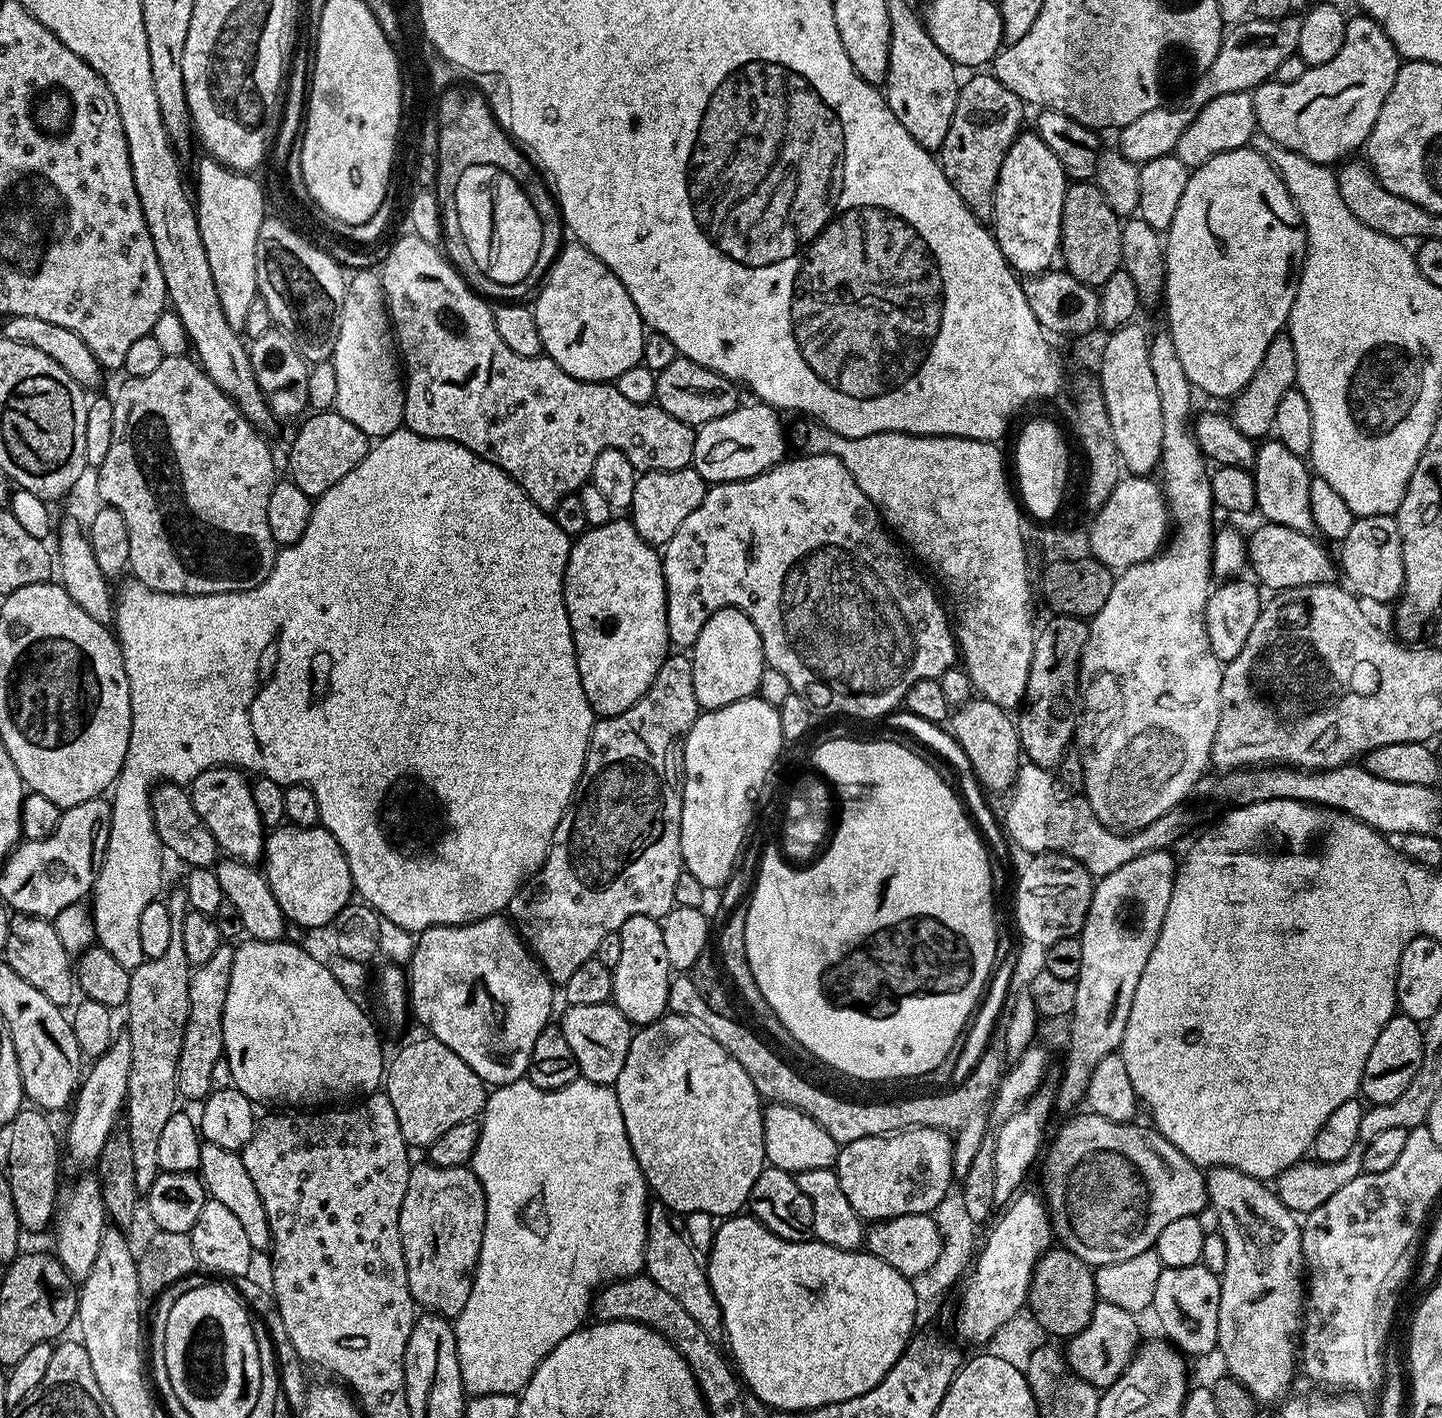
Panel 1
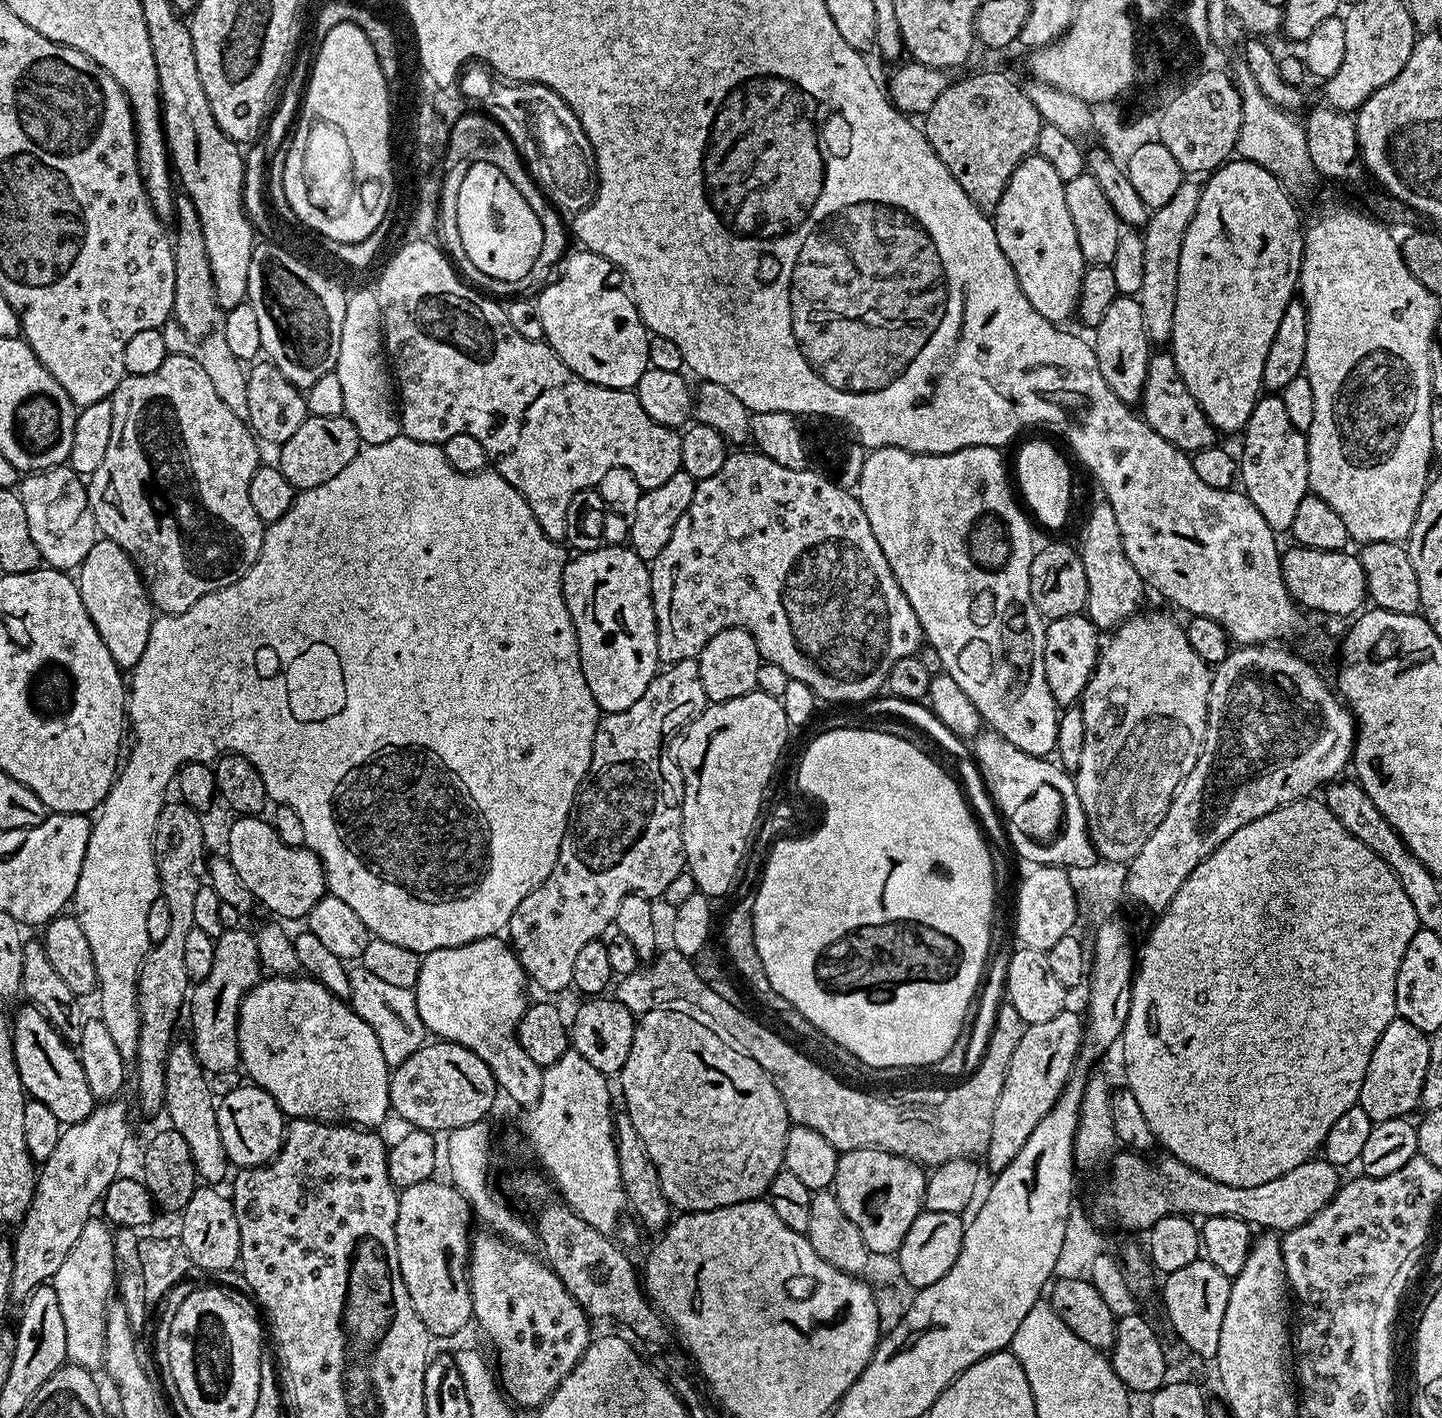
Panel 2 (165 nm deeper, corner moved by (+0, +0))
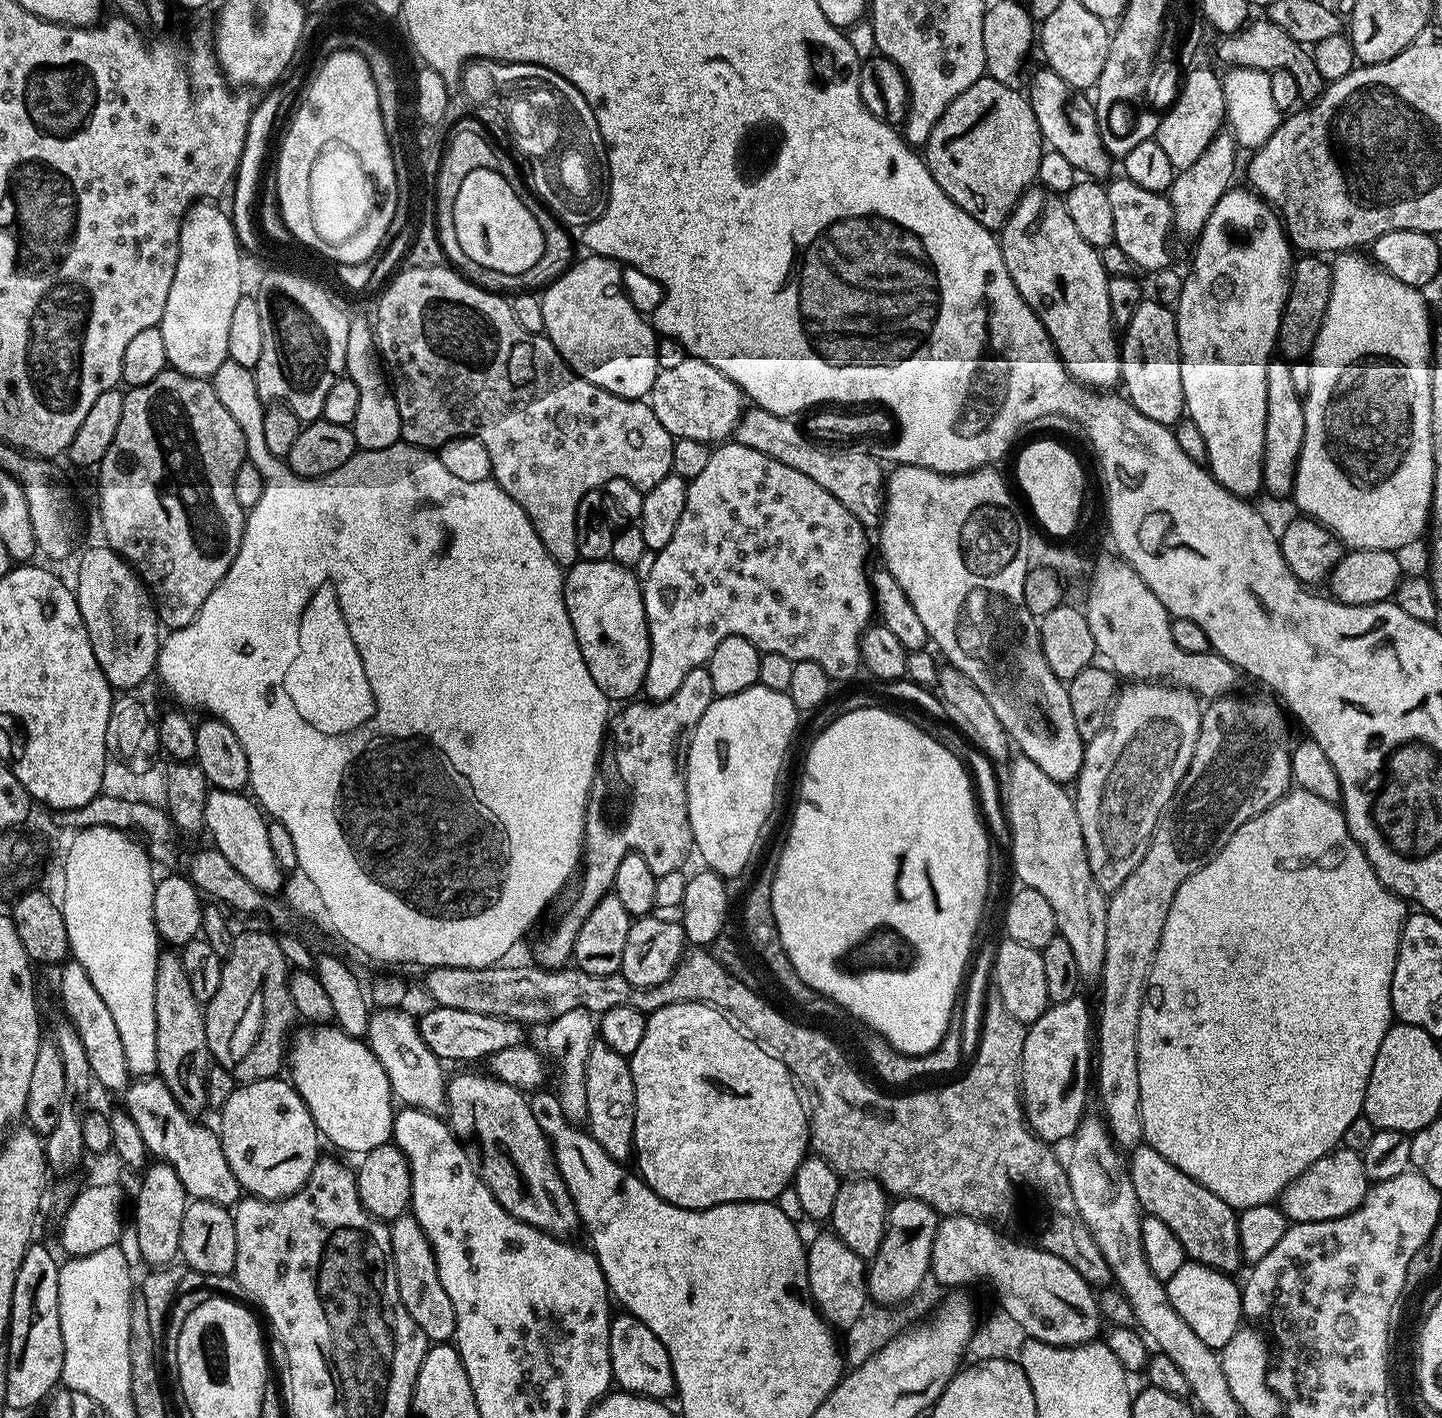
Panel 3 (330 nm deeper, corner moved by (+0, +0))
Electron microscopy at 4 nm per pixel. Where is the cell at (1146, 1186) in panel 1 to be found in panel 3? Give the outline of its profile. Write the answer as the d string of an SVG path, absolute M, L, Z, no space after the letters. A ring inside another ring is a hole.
M1346 1147L1327 1152L1314 1162L1278 1198L1278 1206L1288 1215L1289 1221L1326 1222L1350 1214L1366 1198L1370 1181L1366 1174L1363 1155Z

